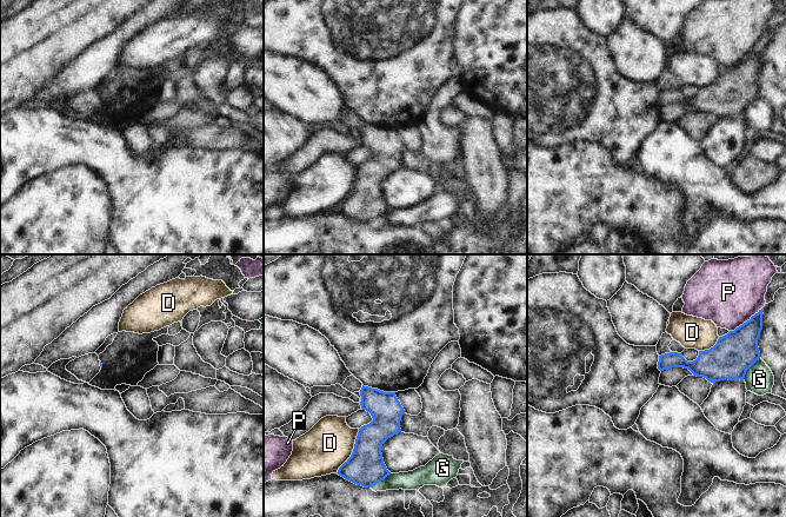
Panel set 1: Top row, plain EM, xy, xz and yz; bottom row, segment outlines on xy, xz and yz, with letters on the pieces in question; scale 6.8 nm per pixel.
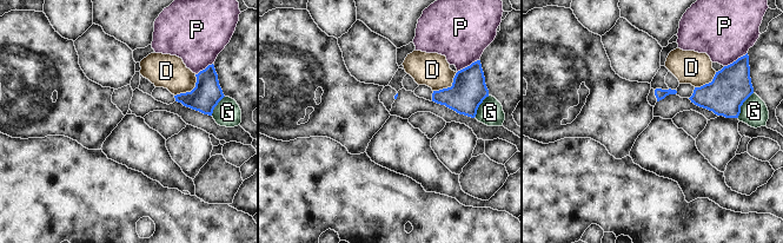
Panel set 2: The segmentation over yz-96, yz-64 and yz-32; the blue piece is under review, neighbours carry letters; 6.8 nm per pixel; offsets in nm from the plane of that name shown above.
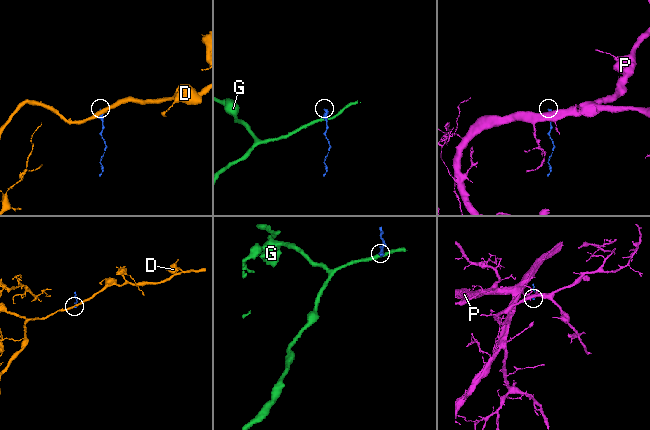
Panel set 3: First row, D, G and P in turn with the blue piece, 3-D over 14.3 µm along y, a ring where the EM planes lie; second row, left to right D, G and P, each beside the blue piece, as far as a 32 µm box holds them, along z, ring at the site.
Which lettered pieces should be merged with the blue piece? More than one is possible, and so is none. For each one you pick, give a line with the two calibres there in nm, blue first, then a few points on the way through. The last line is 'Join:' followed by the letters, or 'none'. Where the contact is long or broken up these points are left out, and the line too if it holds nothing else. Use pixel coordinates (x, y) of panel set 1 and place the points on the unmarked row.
Join: none

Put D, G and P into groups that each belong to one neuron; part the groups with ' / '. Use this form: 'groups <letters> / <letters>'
groups D / G / P

